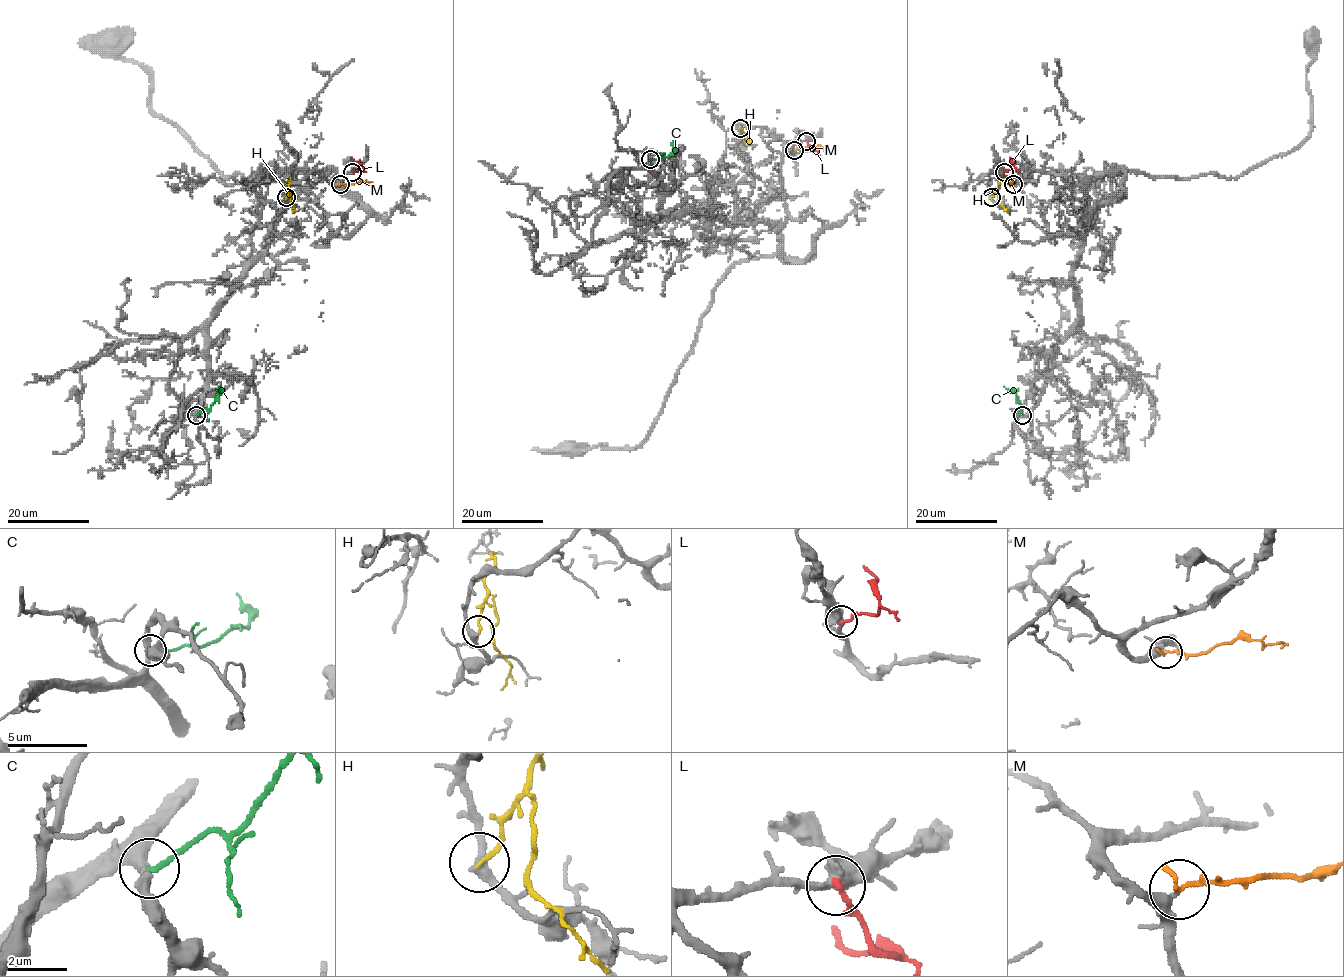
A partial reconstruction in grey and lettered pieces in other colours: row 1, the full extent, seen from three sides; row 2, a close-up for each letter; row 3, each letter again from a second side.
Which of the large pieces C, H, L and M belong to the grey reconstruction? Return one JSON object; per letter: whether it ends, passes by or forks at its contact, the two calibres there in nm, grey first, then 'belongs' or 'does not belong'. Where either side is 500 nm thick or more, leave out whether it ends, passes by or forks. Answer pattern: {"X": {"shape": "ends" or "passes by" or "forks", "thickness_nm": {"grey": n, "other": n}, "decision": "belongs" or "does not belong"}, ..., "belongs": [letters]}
{"C": {"shape": "ends", "thickness_nm": {"grey": 320, "other": 160}, "decision": "does not belong"}, "H": {"shape": "ends", "thickness_nm": {"grey": 320, "other": 150}, "decision": "does not belong"}, "L": {"shape": "ends", "thickness_nm": {"grey": 480, "other": 190}, "decision": "does not belong"}, "M": {"shape": "ends", "thickness_nm": {"grey": 360, "other": 190}, "decision": "belongs"}, "belongs": ["M"]}

